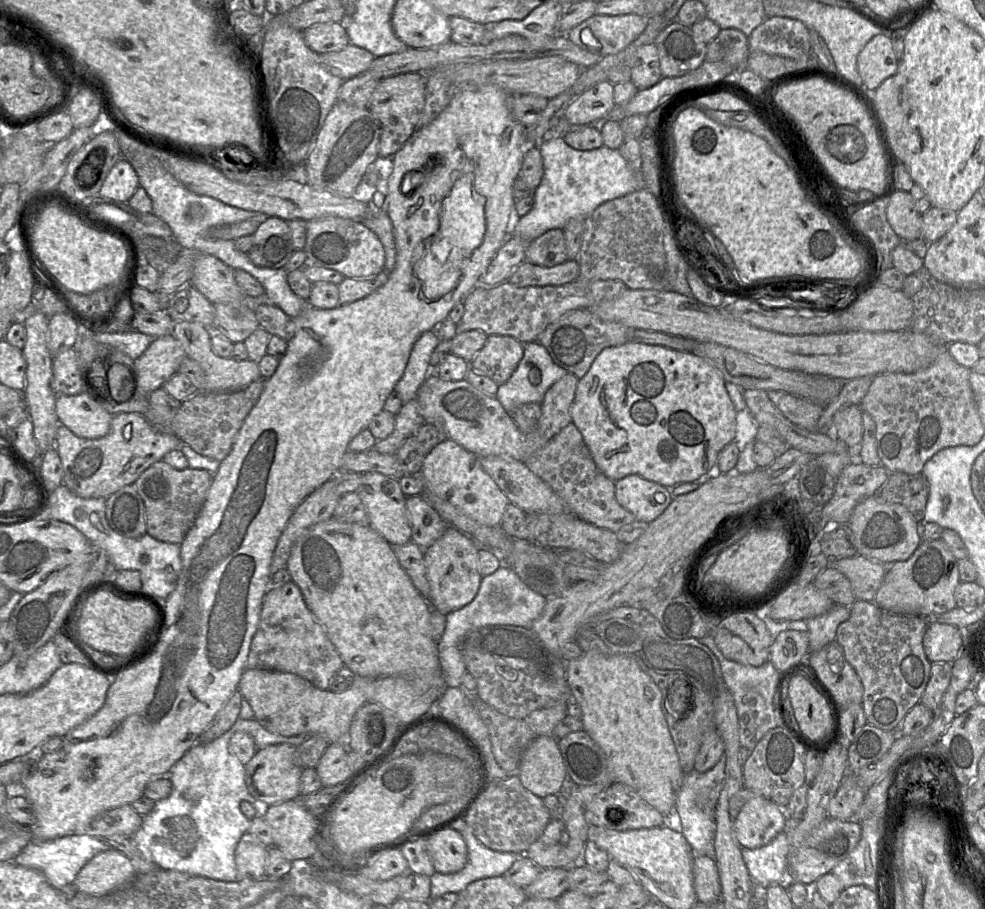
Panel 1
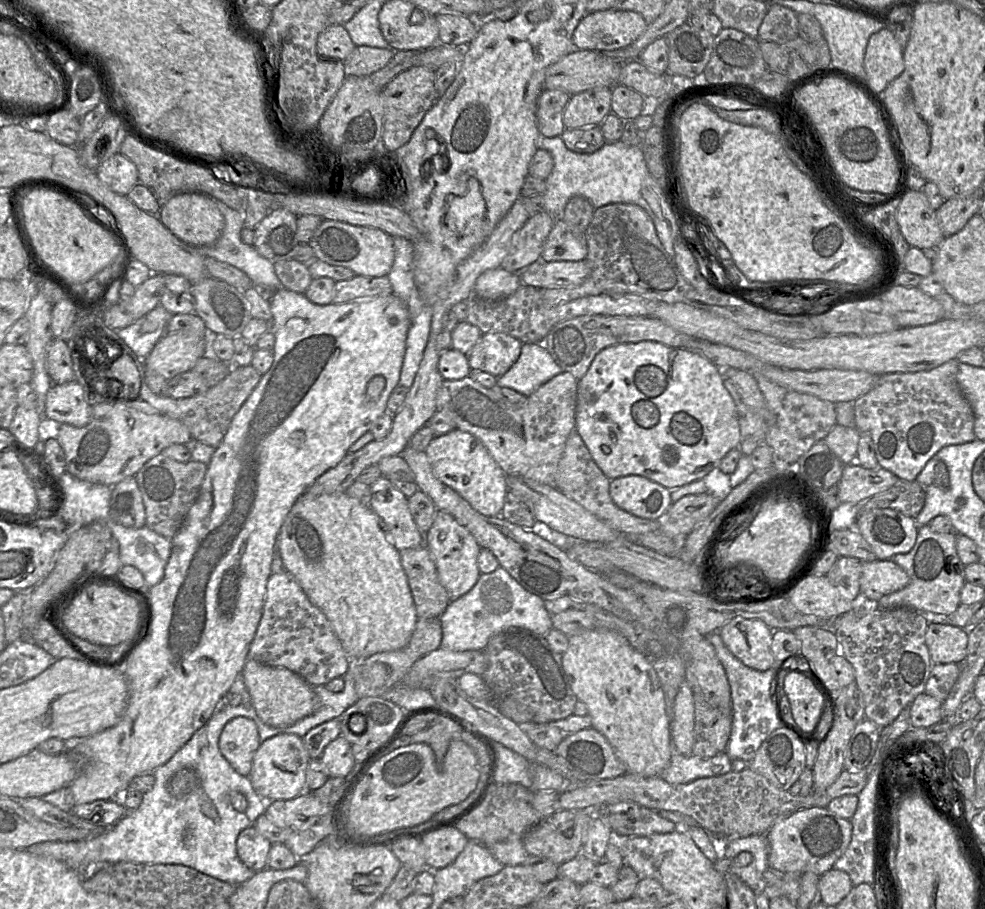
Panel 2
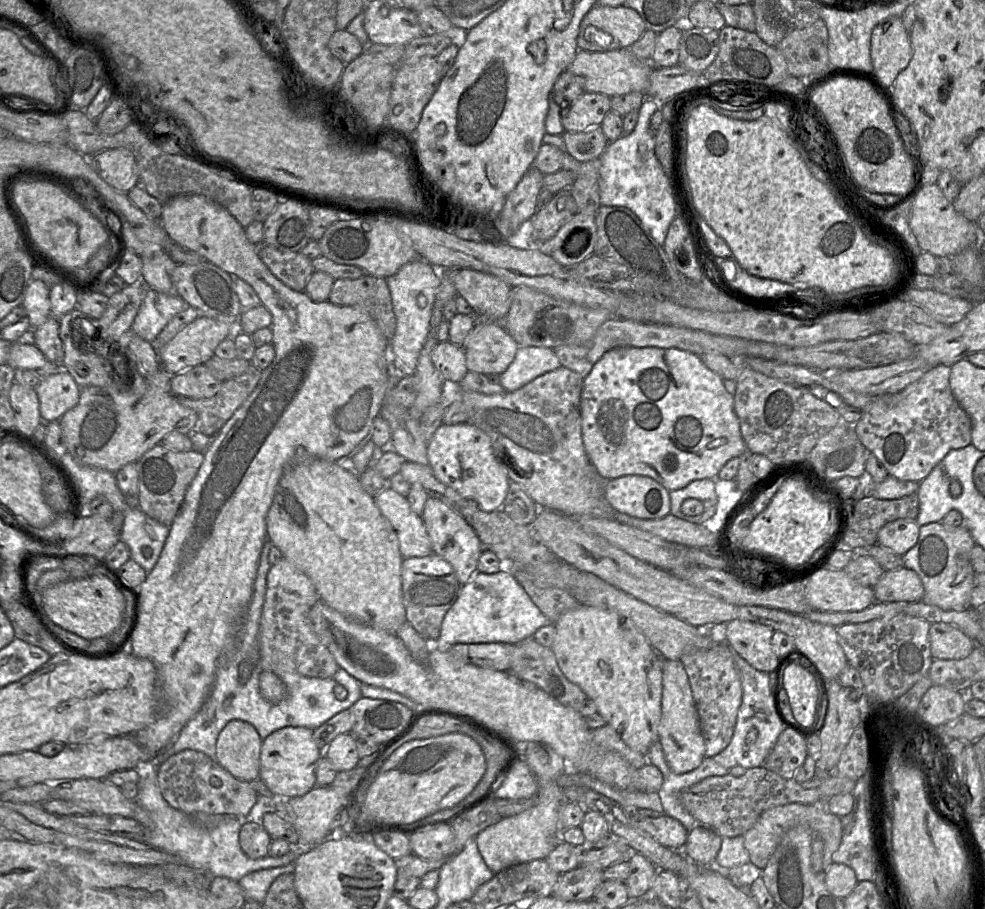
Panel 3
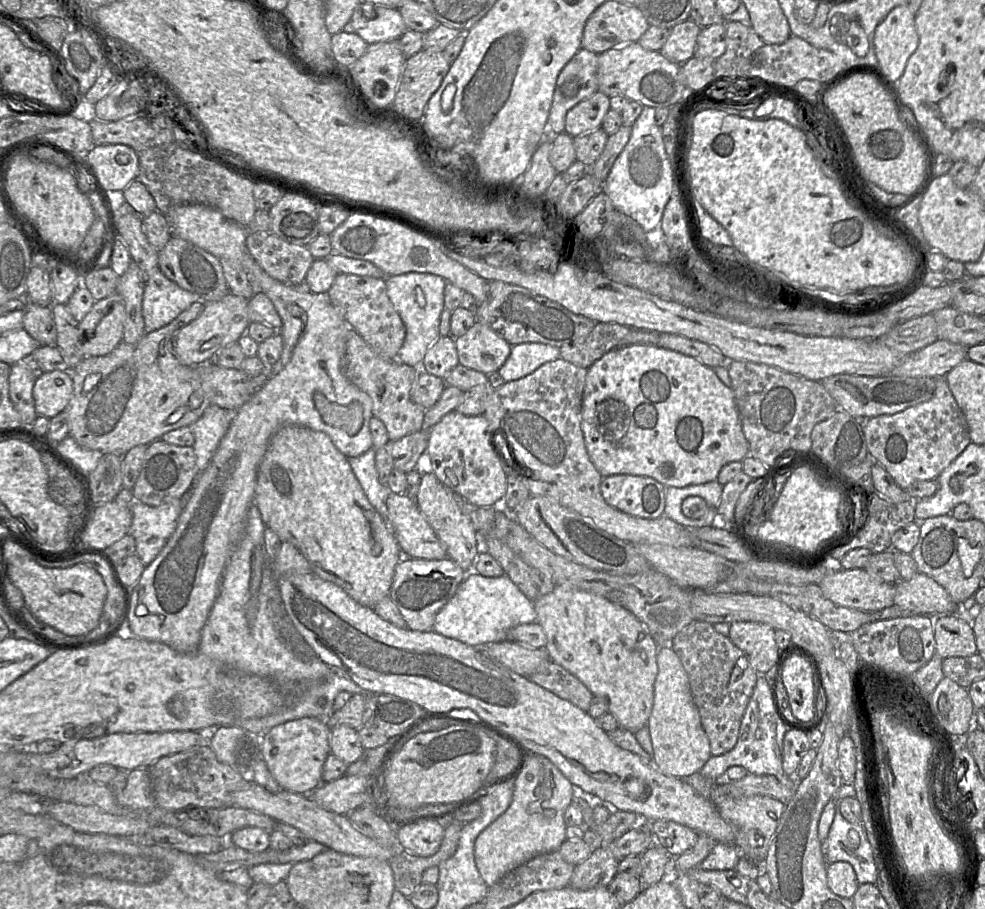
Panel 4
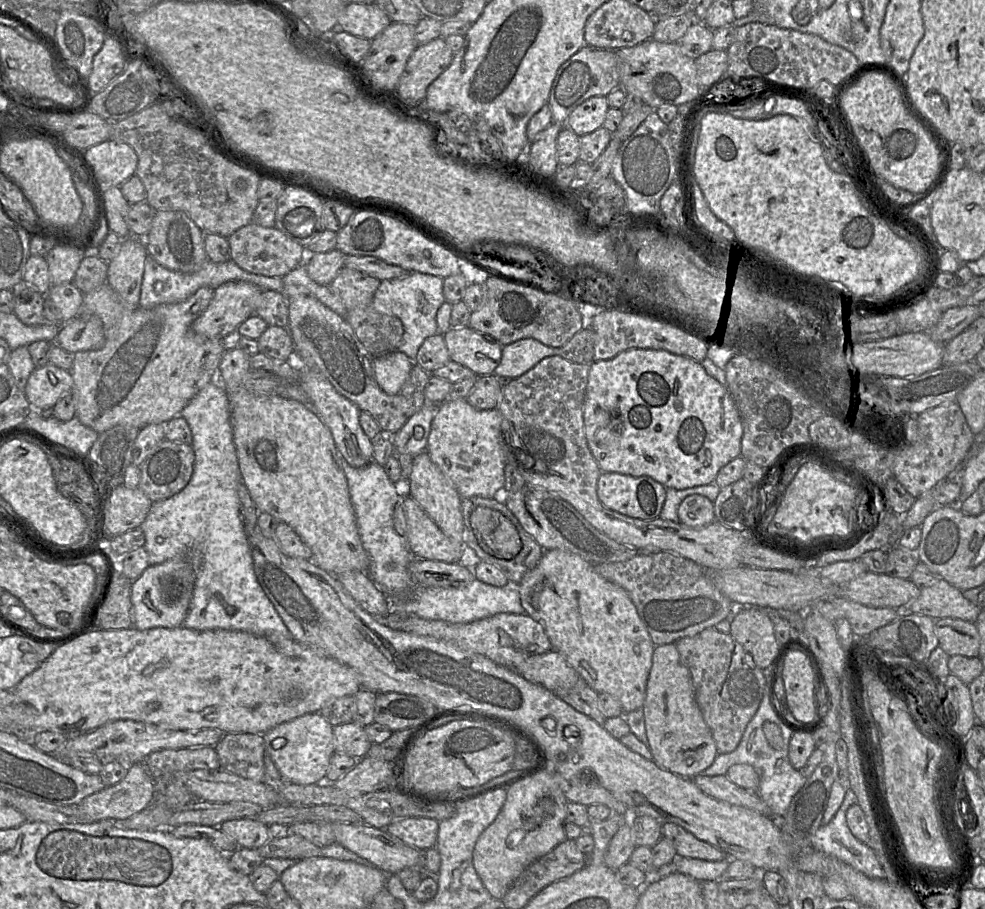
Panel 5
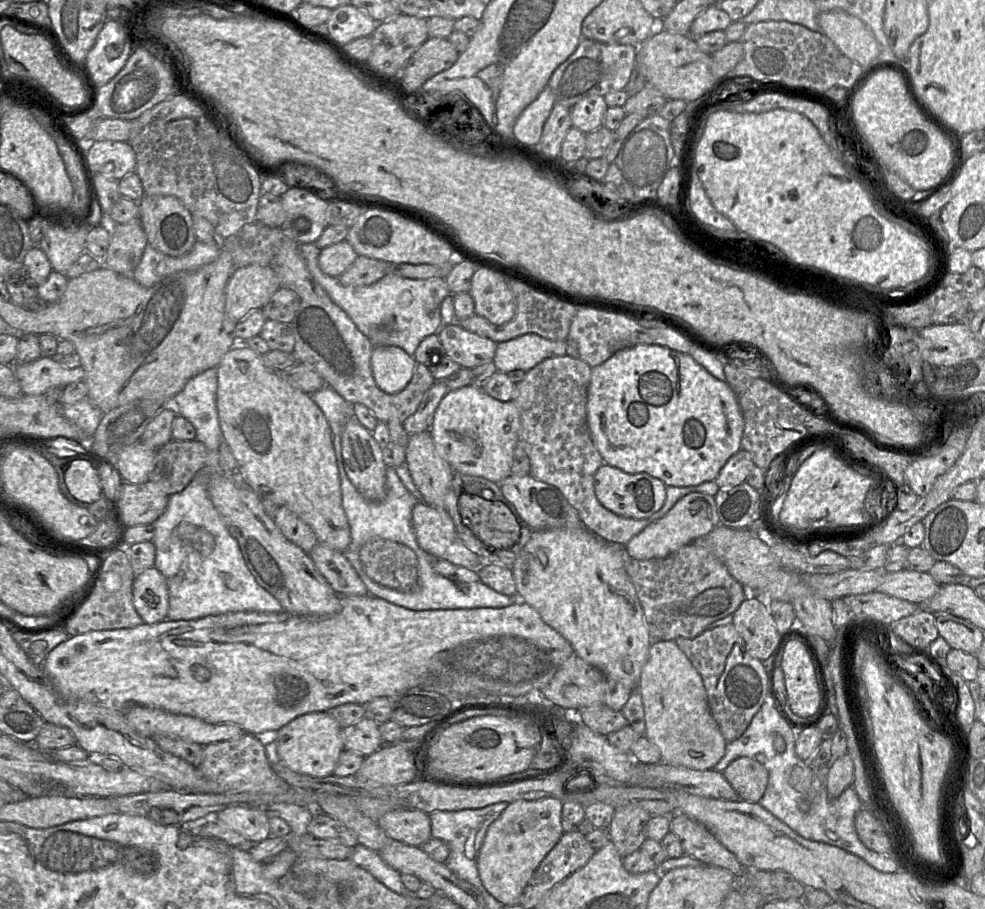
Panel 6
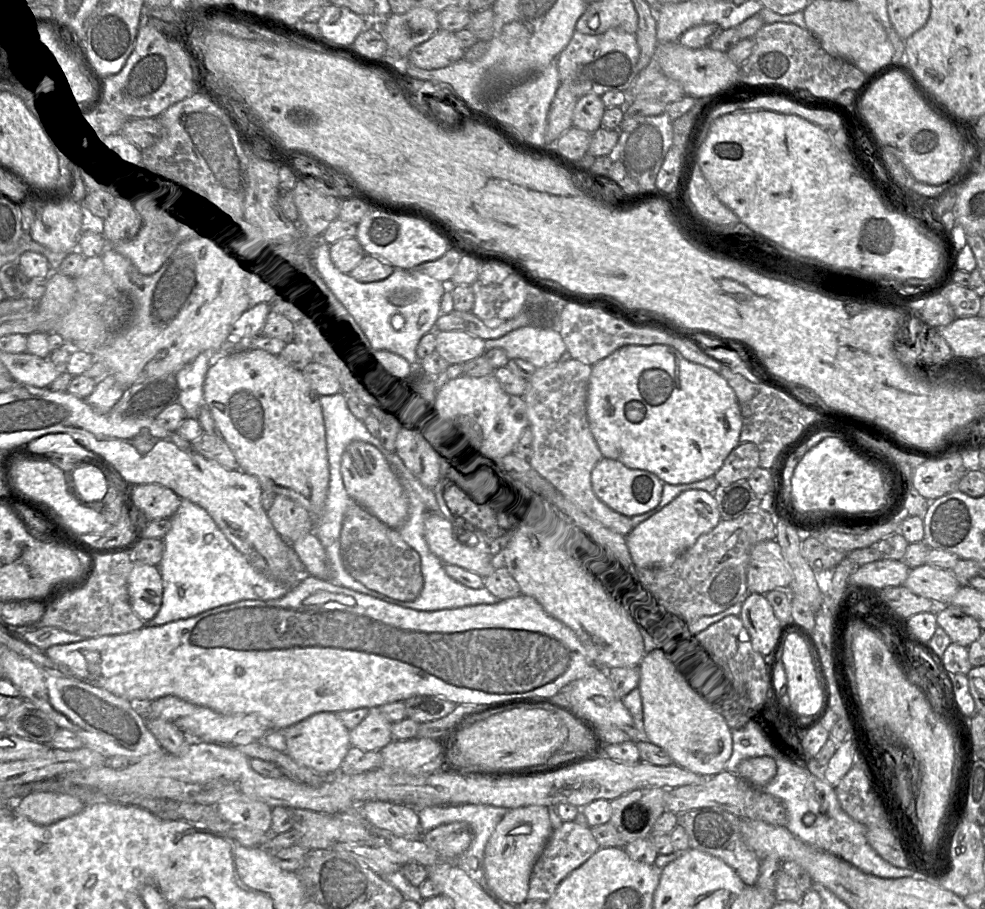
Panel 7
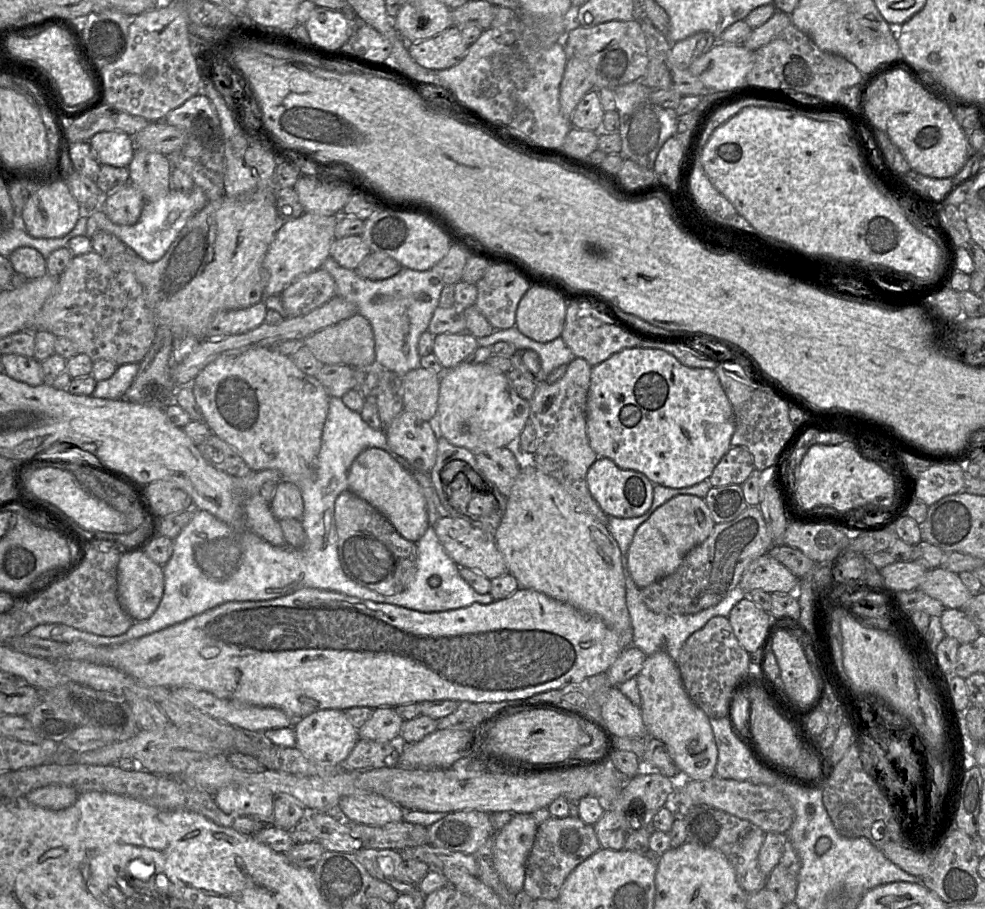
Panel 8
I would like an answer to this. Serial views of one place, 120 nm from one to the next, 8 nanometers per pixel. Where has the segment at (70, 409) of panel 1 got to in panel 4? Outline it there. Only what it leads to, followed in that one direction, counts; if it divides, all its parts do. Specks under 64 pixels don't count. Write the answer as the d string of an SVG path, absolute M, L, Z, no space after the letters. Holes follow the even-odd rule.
M69 371L44 372L33 386L35 410L49 419L64 411L72 396L73 379Z

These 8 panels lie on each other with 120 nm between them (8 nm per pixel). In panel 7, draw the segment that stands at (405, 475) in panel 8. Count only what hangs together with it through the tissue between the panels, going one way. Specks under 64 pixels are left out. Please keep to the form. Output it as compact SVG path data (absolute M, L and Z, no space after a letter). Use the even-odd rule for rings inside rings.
M353 441L343 454L341 472L344 487L352 500L393 529L403 525L408 517L409 501L390 463L377 447L364 441Z

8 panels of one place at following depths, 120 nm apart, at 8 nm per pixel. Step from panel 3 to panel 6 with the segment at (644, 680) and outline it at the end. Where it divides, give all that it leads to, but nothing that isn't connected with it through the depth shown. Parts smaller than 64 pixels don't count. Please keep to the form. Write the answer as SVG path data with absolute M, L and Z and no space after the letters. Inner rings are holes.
M585 527L560 528L552 530L533 531L530 539L524 545L511 567L517 588L518 600L532 606L541 616L543 621L559 632L572 646L574 654L588 664L599 669L608 680L616 680L624 686L636 689L640 680L643 665L648 658L650 647L650 634L645 624L643 610L636 595L635 588L625 569L626 554L624 546L606 542L590 532Z

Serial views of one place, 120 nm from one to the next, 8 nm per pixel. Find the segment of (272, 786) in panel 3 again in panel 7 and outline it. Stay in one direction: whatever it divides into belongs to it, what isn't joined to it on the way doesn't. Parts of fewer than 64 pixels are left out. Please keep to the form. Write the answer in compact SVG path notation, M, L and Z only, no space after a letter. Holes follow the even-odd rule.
M319 712L283 729L286 738L286 753L299 765L322 775L338 773L341 764L351 747L350 735L346 726L333 712Z

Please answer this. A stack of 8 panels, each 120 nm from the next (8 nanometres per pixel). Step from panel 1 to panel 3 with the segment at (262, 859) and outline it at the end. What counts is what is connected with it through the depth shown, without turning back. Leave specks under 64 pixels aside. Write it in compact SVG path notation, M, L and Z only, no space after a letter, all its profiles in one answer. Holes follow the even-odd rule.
M257 816L243 822L239 832L239 844L242 851L251 859L268 856L272 838L258 821Z

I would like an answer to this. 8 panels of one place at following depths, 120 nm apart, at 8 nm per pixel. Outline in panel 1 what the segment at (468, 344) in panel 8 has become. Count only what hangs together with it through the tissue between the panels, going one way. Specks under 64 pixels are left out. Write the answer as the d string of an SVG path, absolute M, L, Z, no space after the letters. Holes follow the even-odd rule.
M487 336L470 368L500 386L509 380L521 361L523 345L510 336Z

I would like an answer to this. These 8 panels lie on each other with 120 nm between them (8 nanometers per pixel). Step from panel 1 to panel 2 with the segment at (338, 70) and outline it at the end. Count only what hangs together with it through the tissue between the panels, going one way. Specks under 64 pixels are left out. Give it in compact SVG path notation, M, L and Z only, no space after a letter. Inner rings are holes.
M356 46L343 61L346 76L369 76L384 68L394 56L391 48Z

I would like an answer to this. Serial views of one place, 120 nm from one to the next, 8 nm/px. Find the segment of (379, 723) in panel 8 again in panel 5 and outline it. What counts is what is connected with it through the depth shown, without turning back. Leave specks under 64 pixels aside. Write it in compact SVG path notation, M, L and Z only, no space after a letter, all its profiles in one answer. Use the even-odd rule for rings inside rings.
M354 721L333 726L335 750L356 759L367 756L371 747L365 728Z

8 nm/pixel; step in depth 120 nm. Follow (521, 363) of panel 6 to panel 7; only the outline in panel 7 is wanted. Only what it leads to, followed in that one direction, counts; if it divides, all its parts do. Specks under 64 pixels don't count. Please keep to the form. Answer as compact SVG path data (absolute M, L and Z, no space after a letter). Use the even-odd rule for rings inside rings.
M525 326L497 339L485 340L486 351L501 348L509 359L523 359L536 368L557 362L566 352L566 345L558 331Z

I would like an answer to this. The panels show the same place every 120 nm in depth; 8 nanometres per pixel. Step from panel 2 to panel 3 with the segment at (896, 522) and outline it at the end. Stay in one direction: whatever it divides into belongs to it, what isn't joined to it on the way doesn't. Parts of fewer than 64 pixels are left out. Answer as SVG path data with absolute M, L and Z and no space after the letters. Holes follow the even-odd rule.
M897 519L878 532L877 543L903 556L918 541L920 526L915 520Z

